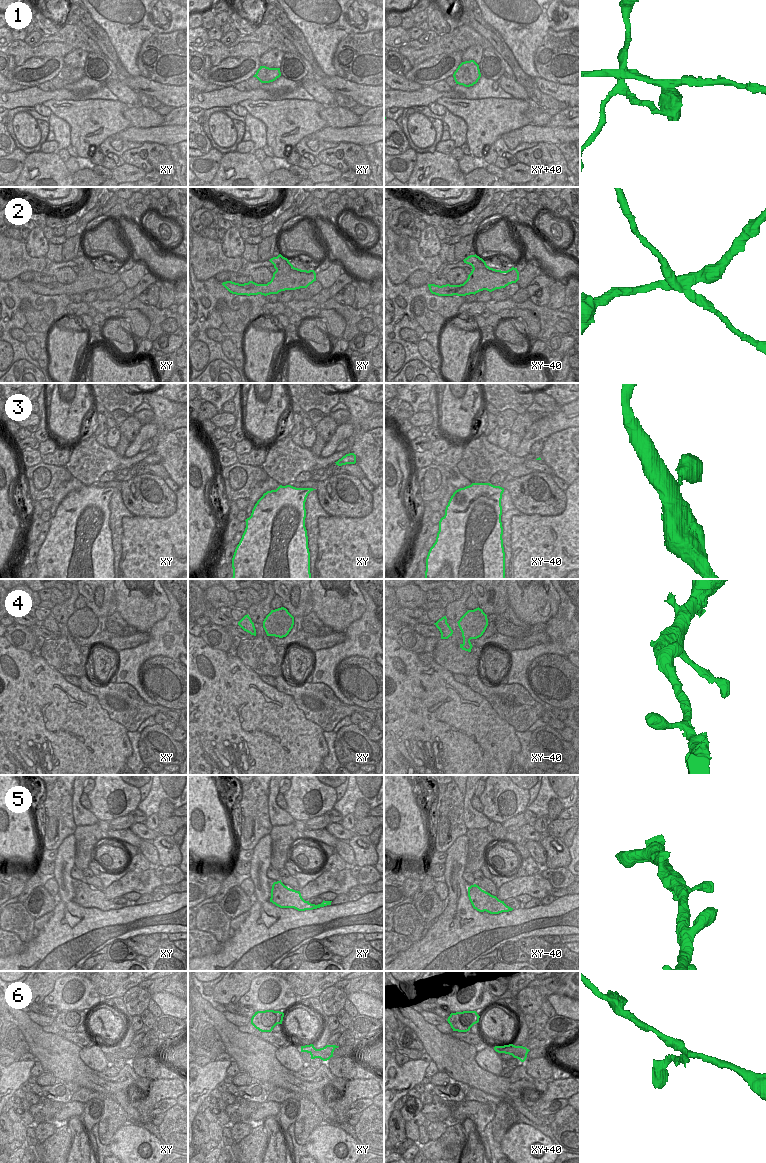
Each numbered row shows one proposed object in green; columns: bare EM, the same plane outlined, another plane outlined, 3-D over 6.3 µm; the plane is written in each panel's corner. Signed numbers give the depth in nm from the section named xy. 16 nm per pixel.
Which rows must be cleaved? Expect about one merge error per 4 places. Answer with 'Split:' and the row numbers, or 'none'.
Split: 1, 2.

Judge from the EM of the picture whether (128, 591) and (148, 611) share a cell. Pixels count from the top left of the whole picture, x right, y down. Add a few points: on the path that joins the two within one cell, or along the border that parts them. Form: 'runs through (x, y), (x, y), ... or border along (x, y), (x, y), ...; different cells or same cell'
runs through (133, 596), (143, 606); same cell

